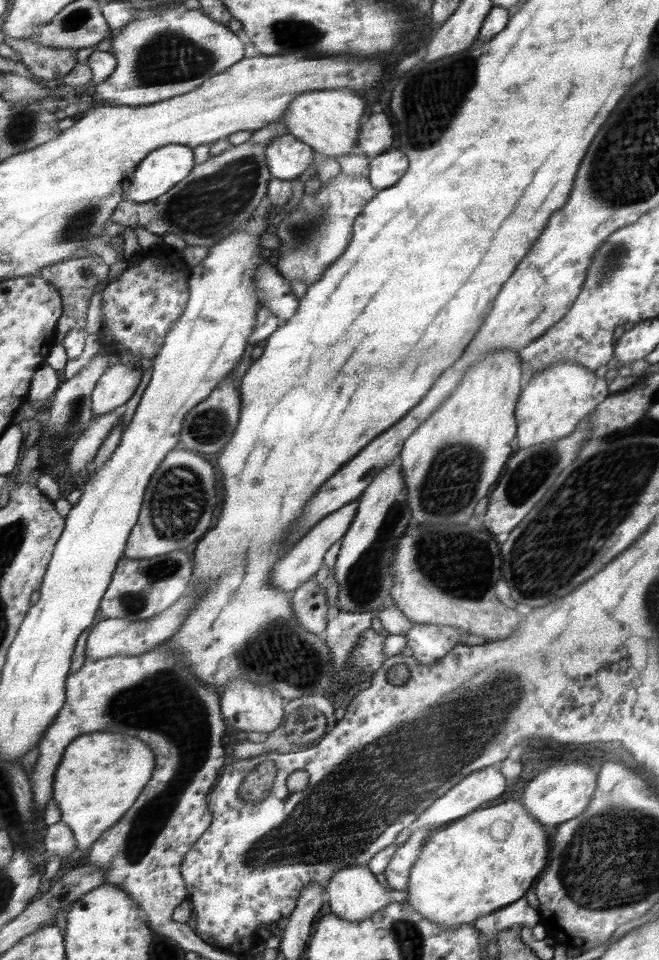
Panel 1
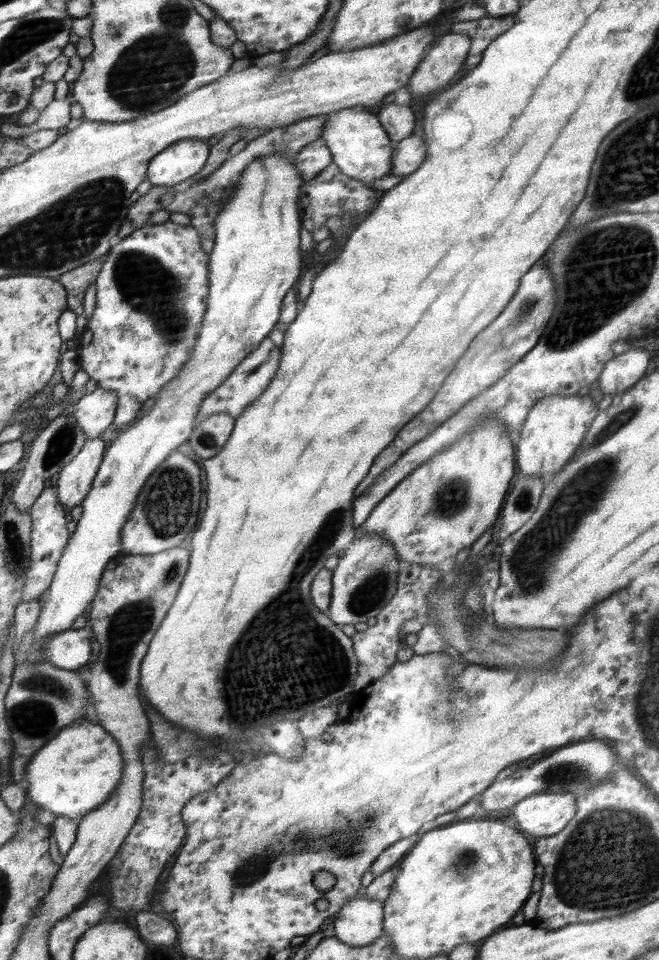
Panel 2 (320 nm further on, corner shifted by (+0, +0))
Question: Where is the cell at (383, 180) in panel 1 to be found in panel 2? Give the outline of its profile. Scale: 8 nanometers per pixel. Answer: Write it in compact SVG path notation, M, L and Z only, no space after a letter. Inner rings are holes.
M412 135L397 142L399 148L393 156L393 168L390 174L408 176L414 173L427 158L427 143L422 135Z

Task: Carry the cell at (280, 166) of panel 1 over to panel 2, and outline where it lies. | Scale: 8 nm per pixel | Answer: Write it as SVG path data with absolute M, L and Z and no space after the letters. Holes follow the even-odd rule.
M322 139L311 142L294 157L294 164L301 172L303 182L316 178L319 173L333 163L333 154L327 142Z

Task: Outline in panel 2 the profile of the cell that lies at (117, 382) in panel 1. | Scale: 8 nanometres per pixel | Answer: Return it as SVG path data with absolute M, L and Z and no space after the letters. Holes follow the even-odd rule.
M98 387L86 393L71 406L73 417L87 438L98 438L112 426L118 412L119 395Z

